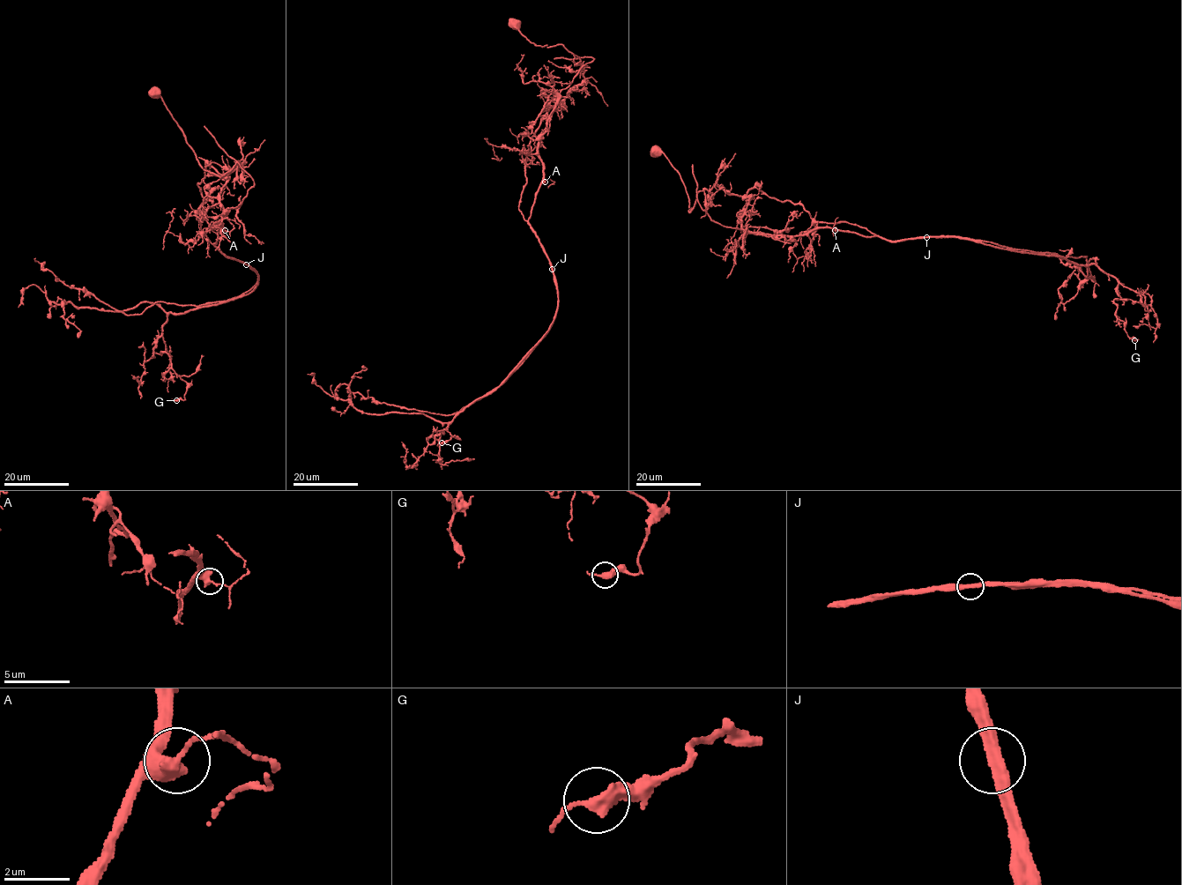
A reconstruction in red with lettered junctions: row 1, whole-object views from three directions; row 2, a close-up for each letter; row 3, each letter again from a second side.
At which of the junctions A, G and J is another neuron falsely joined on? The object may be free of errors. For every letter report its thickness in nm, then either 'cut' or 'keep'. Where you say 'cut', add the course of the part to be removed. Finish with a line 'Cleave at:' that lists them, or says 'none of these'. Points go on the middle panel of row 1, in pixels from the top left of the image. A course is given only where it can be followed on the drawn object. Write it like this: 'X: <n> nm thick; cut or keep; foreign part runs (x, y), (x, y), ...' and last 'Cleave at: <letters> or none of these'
A: 400 nm thick; keep
G: 360 nm thick; keep
J: 360 nm thick; cut; foreign part runs (552, 269), (558, 303), (547, 331), (495, 389), (451, 421), (420, 413), (361, 412), (308, 375)
Cleave at: J

